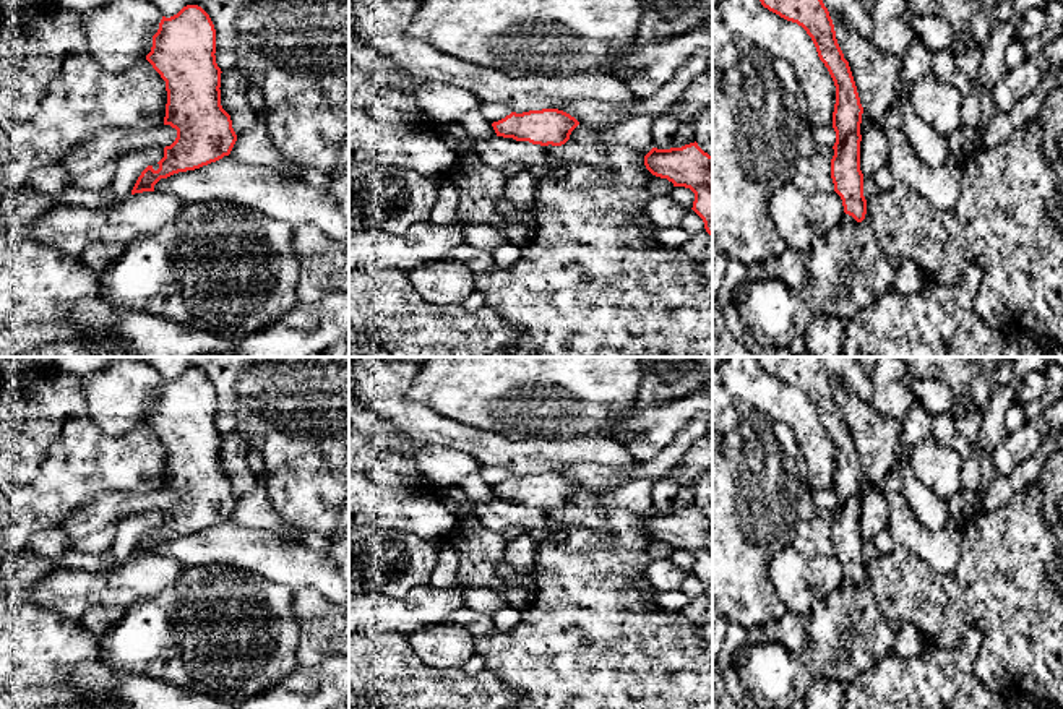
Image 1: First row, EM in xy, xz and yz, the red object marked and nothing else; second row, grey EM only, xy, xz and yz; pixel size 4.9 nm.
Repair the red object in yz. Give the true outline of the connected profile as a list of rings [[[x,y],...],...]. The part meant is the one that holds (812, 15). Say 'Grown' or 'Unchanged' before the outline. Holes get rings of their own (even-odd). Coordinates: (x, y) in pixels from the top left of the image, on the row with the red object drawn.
Unchanged. [[[760,0],[764,8],[797,23],[811,37],[820,60],[836,86],[833,128],[836,143],[831,159],[834,191],[841,196],[844,213],[862,222],[867,214],[863,174],[860,170],[860,123],[863,107],[844,54],[837,44],[833,19],[823,0]]]

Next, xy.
Unchanged. [[[187,5],[170,18],[162,16],[146,60],[166,81],[164,125],[175,128],[177,138],[164,148],[157,170],[148,165],[141,172],[131,195],[154,191],[161,178],[230,154],[237,135],[221,105],[222,71],[214,54],[216,29],[201,6]]]

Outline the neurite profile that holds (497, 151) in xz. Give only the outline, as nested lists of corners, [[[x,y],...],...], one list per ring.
[[[492,136],[472,143],[471,149],[488,167],[503,170],[511,162],[523,162],[527,167],[547,164],[549,151],[540,144],[516,141],[513,138]]]

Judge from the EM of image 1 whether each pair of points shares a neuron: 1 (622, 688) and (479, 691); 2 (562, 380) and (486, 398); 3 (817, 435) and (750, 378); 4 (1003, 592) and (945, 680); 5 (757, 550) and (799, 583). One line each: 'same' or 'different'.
1: different
2: same
3: same
4: different
5: different

